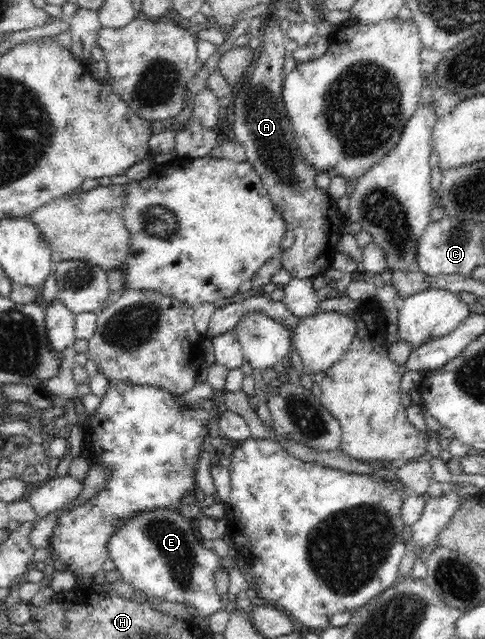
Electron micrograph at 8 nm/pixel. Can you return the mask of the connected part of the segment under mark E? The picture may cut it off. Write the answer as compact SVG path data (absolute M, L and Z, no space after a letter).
M160 507L134 513L127 521L119 524L113 535L108 540L108 553L116 565L115 570L118 570L122 582L130 584L146 598L188 604L191 606L192 612L204 614L206 617L224 609L215 585L215 574L220 568L218 566L219 557L212 550L204 548L202 540L198 540L194 535L190 520L180 514L180 509L174 511Z

